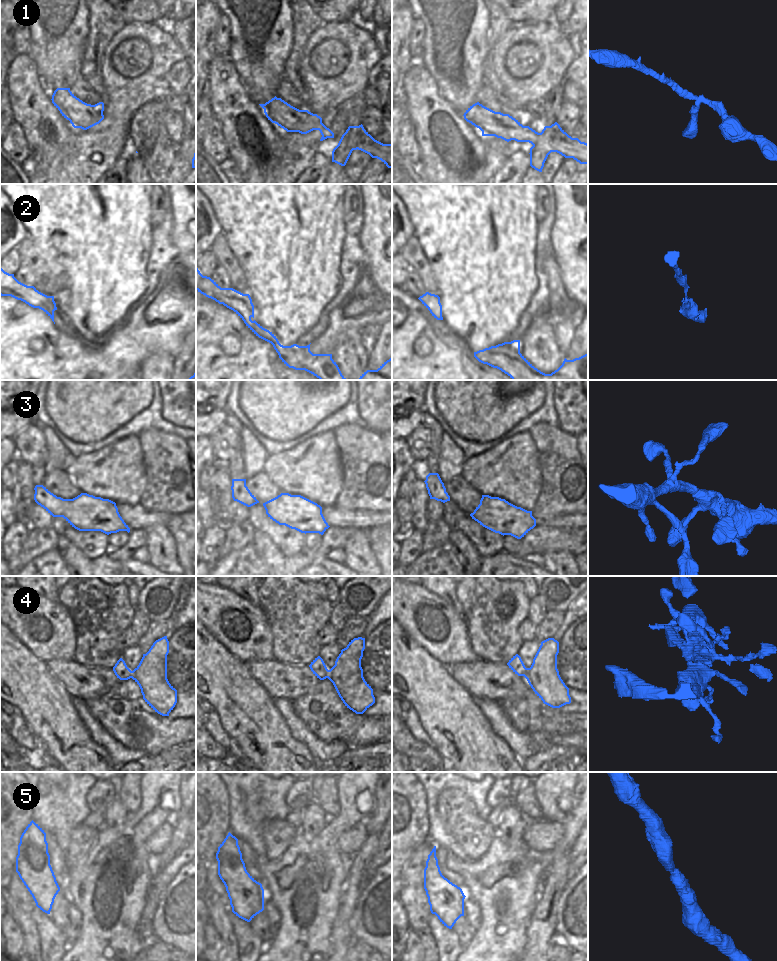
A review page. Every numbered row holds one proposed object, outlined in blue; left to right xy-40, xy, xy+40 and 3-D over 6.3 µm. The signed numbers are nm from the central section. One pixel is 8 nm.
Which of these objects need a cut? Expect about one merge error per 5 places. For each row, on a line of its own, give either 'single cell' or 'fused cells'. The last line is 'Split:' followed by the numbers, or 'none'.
1: fused cells
2: single cell
3: single cell
4: single cell
5: single cell
Split: 1

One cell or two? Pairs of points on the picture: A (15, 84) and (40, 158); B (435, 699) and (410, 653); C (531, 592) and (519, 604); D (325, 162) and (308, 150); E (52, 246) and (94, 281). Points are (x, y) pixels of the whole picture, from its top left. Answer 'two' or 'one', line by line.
A: one
B: one
C: two
D: two
E: one

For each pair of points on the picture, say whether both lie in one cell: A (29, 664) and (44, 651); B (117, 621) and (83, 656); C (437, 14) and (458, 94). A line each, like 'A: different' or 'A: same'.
A: different
B: same
C: same

